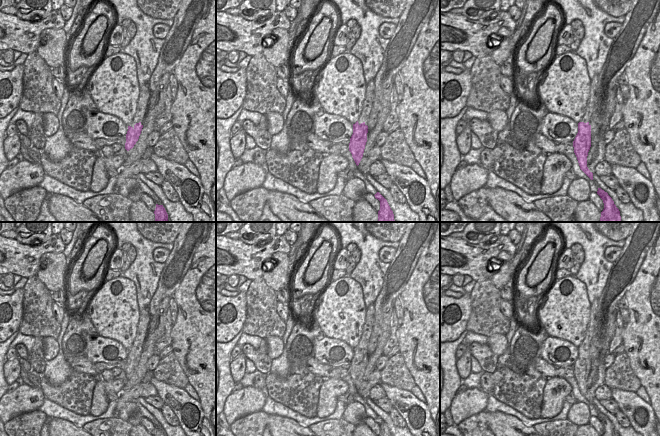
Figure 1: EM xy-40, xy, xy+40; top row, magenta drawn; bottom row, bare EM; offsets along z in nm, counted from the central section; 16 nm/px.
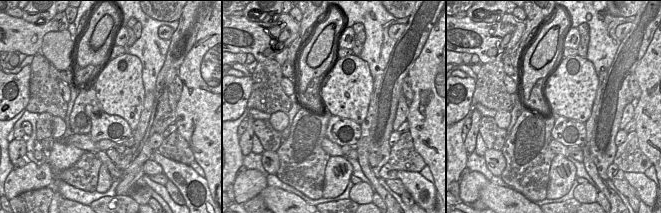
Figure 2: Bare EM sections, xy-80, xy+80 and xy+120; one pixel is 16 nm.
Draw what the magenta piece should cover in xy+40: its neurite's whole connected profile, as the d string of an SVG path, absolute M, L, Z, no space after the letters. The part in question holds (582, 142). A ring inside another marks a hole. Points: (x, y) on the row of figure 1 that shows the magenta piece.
M599 74L595 75L590 84L590 95L587 101L586 112L578 123L578 133L573 141L574 153L577 157L580 169L593 180L593 173L587 167L587 156L591 147L591 118L599 117L600 111L594 111L596 102L596 87Z

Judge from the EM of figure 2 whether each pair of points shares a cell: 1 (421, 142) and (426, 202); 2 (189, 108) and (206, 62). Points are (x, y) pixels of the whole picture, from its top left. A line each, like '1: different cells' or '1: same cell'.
1: different cells
2: same cell

